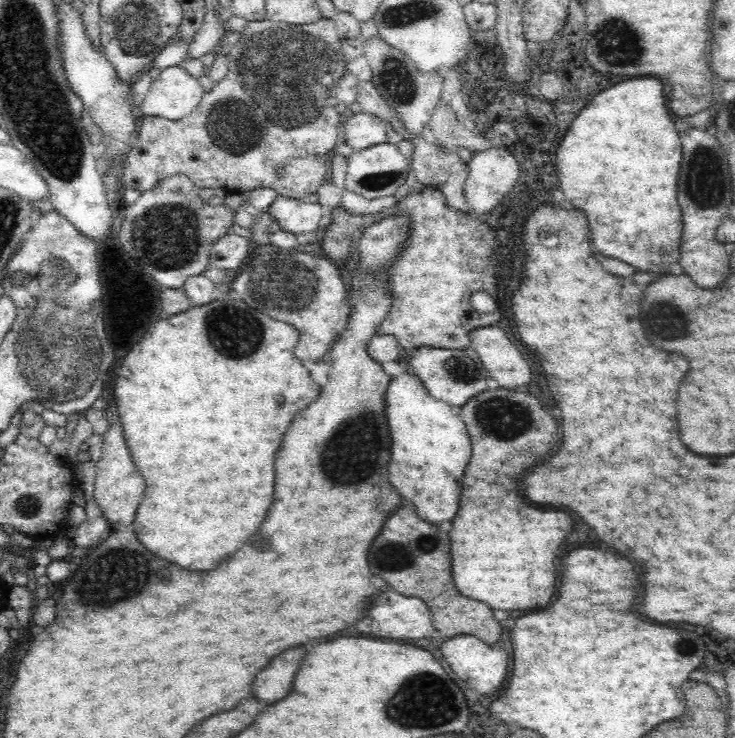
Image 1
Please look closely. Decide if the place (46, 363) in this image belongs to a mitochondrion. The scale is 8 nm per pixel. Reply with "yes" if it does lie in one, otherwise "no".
yes

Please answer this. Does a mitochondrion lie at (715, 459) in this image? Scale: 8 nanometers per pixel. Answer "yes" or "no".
no

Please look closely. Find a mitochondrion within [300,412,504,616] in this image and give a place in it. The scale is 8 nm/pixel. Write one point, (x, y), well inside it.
(390, 556)

